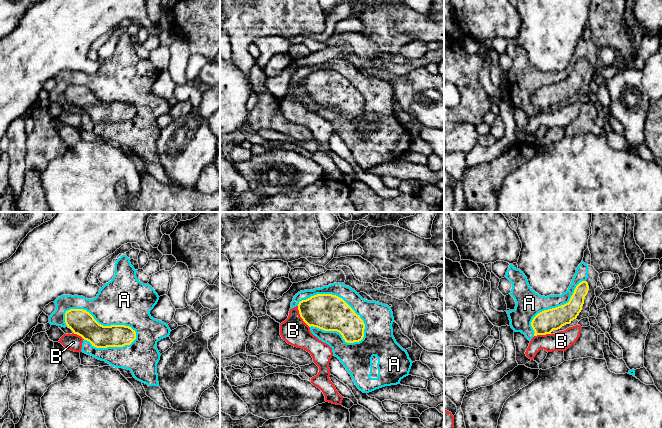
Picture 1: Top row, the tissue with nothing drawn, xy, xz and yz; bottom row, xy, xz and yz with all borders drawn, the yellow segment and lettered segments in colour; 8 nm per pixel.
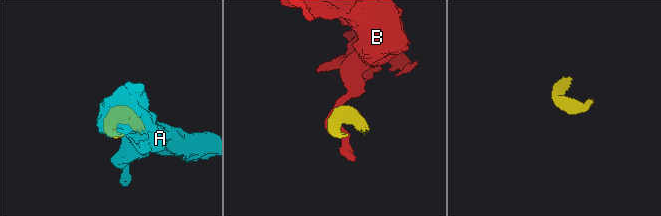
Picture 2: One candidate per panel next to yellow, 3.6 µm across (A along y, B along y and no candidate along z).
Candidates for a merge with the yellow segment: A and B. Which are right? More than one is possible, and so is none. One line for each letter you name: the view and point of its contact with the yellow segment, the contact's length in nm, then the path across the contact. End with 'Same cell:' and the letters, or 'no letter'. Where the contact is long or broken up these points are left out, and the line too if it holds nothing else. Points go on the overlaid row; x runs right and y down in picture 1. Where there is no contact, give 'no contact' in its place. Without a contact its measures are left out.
Same cell: no letter

